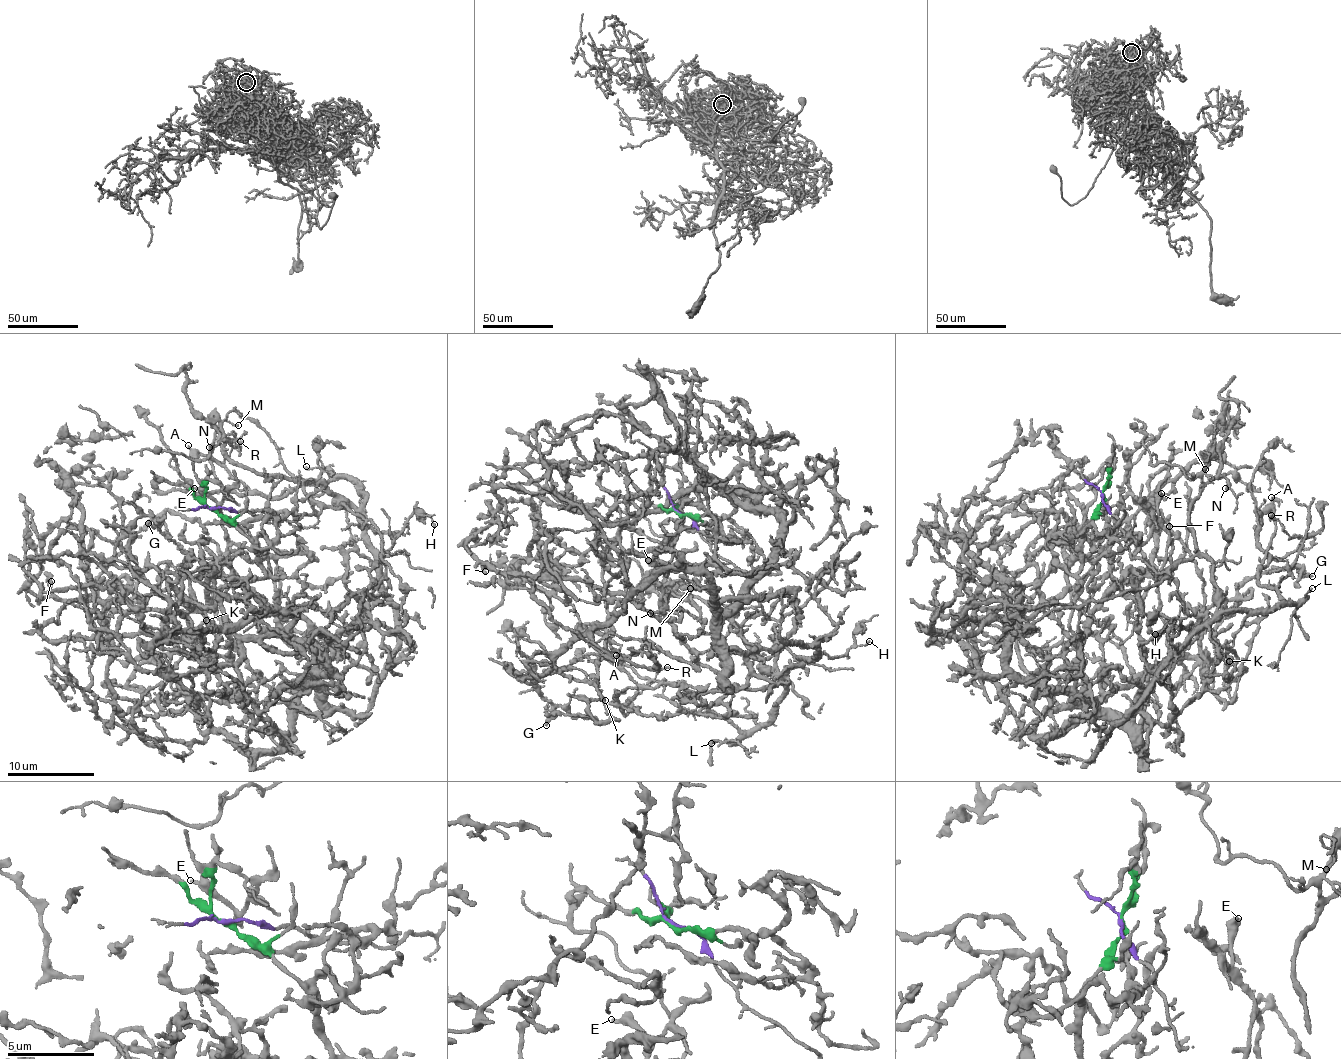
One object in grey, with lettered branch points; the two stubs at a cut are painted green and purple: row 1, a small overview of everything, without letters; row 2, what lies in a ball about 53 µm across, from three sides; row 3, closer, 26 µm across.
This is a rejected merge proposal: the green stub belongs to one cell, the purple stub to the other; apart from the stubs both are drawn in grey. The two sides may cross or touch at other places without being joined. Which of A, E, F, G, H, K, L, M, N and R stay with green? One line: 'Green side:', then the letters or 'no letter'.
Green side: E, F, G, K

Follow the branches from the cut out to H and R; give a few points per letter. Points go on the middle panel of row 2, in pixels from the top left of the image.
H: (678, 512), (689, 514), (714, 553), (751, 578), (762, 609), (744, 622), (741, 637), (777, 677), (870, 640)
R: (678, 512), (751, 578), (762, 609), (741, 637), (785, 693), (748, 731), (690, 689), (626, 702), (668, 668)

